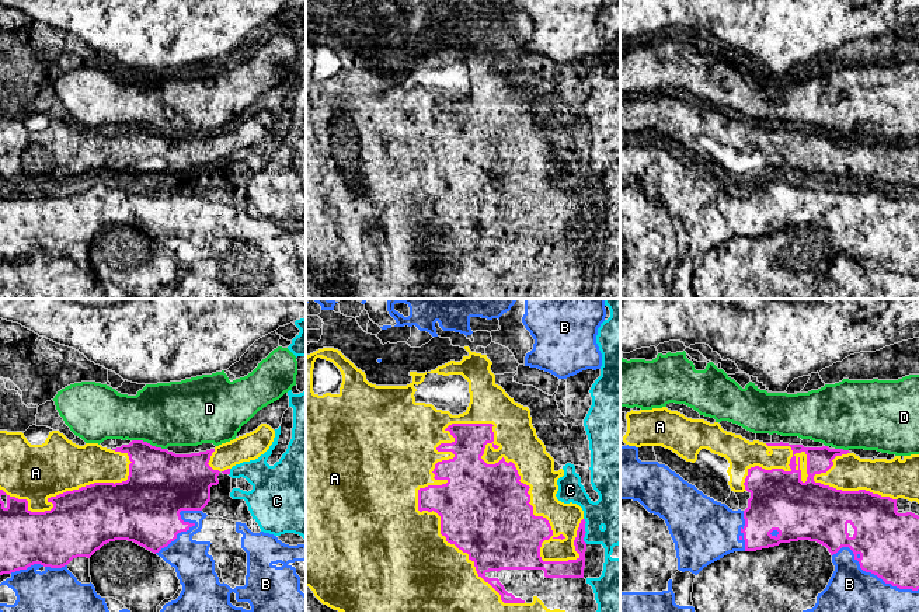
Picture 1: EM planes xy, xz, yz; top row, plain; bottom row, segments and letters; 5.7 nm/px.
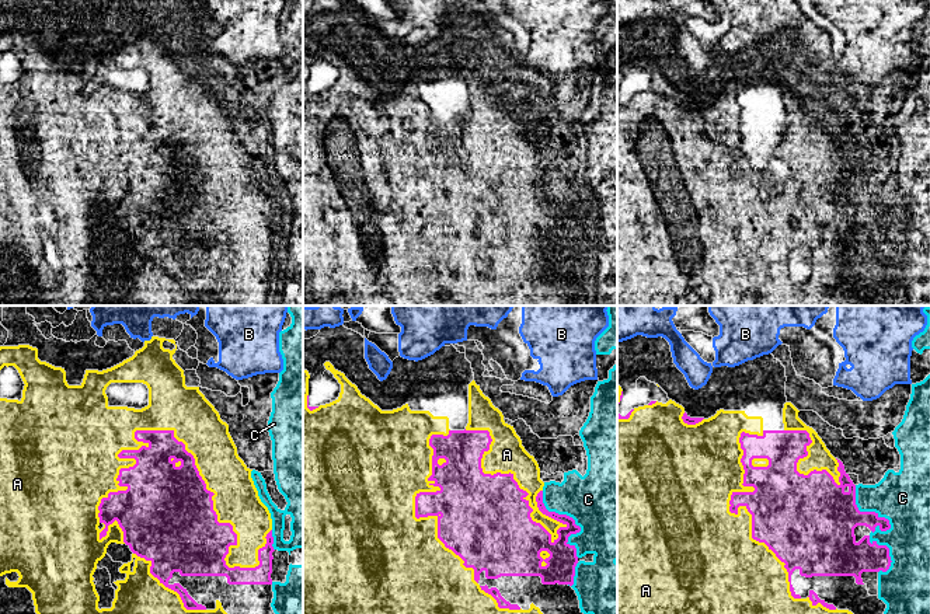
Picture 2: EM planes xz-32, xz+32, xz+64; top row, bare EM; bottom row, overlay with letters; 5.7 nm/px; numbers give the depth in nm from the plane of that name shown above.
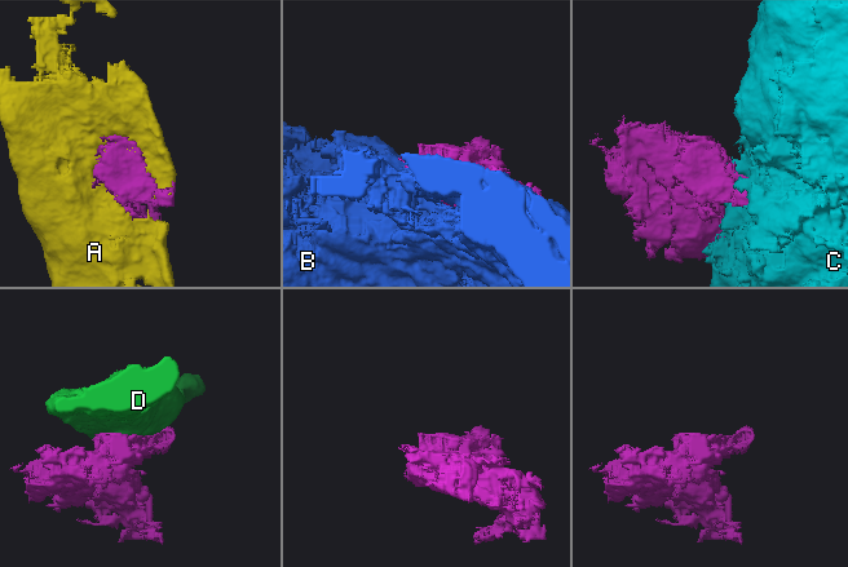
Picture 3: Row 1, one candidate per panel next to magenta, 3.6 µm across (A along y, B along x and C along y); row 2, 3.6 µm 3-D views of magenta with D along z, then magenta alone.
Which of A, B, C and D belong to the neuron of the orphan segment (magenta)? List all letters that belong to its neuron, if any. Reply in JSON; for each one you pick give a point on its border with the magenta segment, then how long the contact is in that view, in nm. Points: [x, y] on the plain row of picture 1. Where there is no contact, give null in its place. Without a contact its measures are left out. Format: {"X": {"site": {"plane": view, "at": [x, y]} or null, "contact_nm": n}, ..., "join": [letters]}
{"A": {"site": {"plane": "xz", "at": [418, 190]}, "contact_nm": 1100}, "join": ["A"]}

